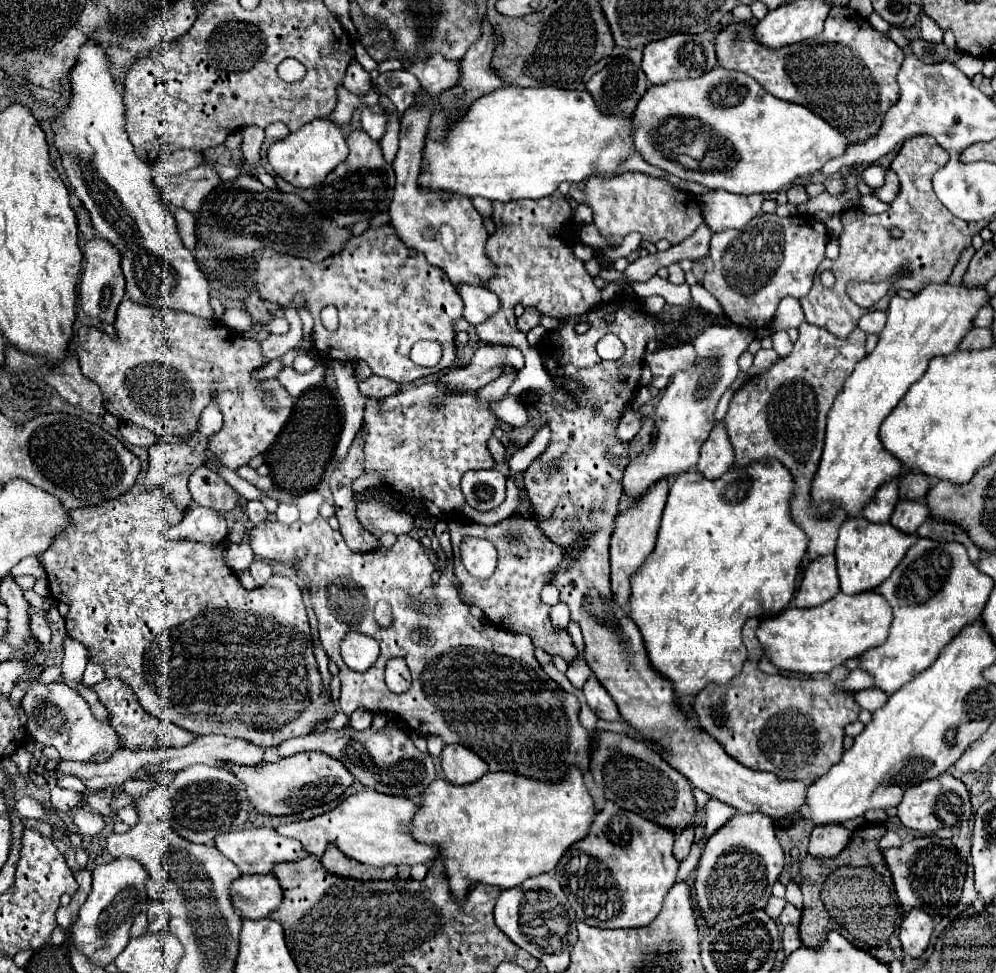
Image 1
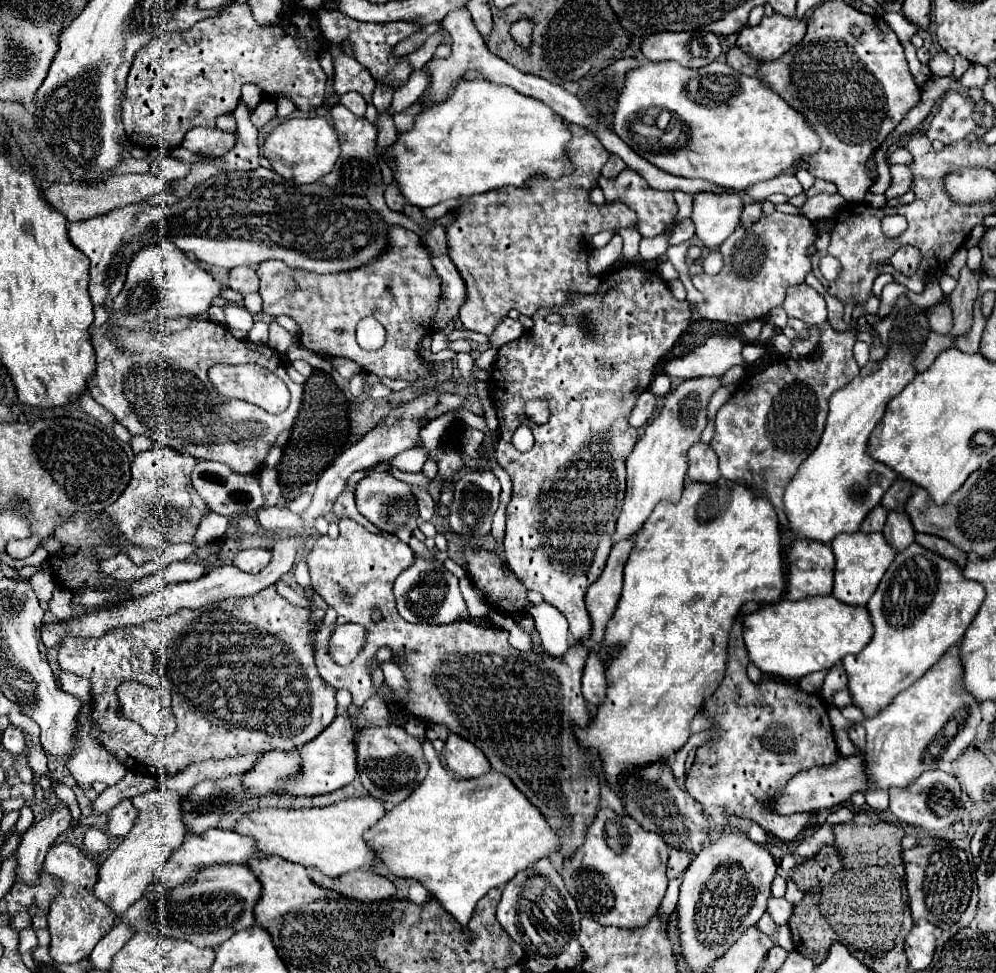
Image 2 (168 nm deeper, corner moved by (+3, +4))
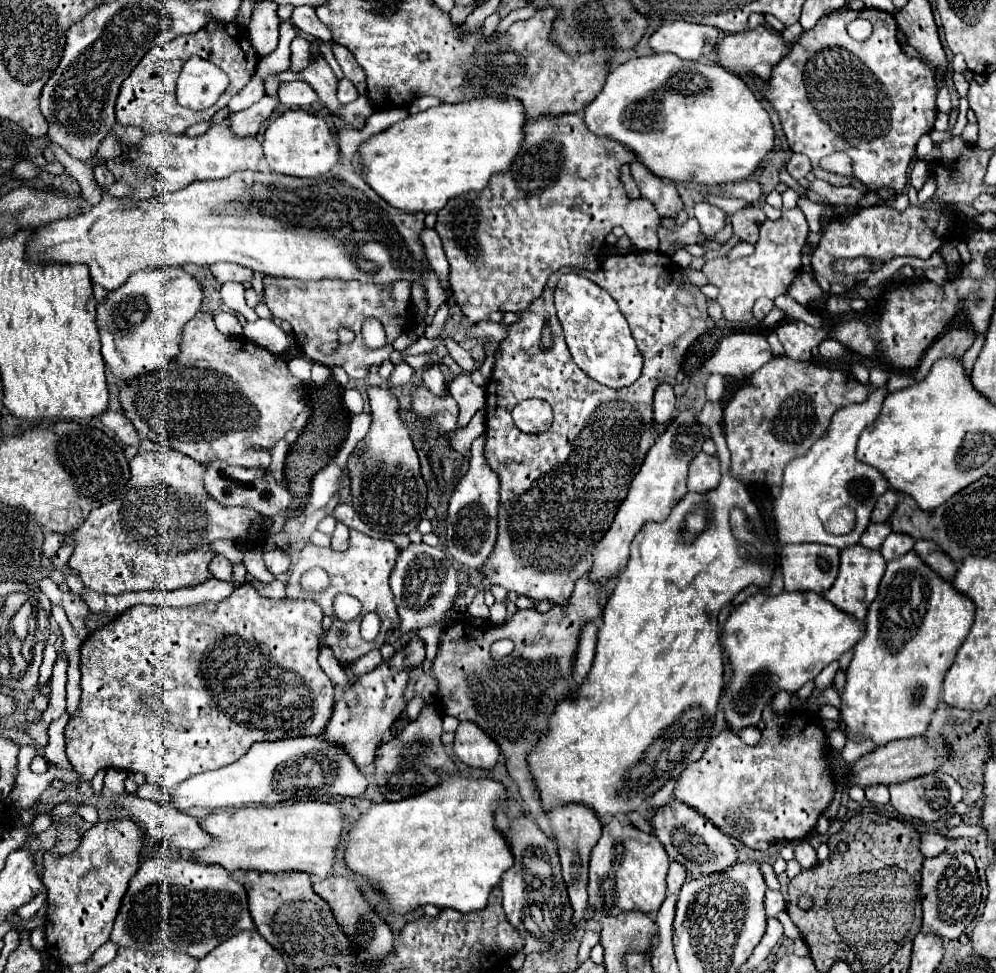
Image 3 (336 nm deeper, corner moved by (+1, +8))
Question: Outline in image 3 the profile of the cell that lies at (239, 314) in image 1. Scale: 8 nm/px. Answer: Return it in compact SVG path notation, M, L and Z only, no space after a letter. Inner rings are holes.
M257 319L255 323L247 323L245 337L255 345L263 345L263 349L271 349L271 353L281 355L289 349L289 335L273 321Z

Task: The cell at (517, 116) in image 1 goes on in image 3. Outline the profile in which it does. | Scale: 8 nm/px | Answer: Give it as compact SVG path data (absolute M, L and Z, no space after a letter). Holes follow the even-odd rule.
M483 97L457 105L441 103L437 107L429 107L427 111L409 115L407 119L363 141L363 145L359 145L359 173L391 207L407 213L437 213L449 199L469 191L481 191L493 173L509 169L521 147L523 127L525 109L517 99Z

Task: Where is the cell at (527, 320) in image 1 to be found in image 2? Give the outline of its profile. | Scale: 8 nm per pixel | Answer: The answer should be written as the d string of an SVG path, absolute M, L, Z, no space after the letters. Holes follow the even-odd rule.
M507 317L507 319L503 319L503 323L497 325L497 329L493 331L493 335L491 335L491 345L499 349L501 345L505 345L505 343L515 341L517 337L521 337L523 331L525 331L525 329L523 329L521 321Z

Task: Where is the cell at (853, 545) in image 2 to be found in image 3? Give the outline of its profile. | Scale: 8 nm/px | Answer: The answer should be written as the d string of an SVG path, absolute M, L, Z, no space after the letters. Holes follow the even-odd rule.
M861 545L847 547L841 551L839 575L837 575L833 587L827 593L823 593L823 597L827 601L831 601L837 609L853 615L859 621L865 621L867 609L873 603L873 599L877 597L877 587L879 587L883 573L885 573L885 559L881 557L879 551L871 551L871 549L865 549Z

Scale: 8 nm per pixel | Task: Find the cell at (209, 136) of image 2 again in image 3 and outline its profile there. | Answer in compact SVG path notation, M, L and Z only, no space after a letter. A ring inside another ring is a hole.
M265 95L253 107L249 107L245 111L239 111L239 113L233 113L229 117L229 123L231 123L231 127L235 129L237 135L257 135L261 123L267 117L271 117L277 107L279 107L279 99Z

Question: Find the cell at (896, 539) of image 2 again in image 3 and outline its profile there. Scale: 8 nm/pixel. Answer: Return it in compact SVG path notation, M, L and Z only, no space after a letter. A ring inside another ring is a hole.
M891 533L883 541L883 545L881 545L879 551L881 551L881 555L883 555L885 561L891 561L891 559L897 559L897 557L909 553L913 549L913 543L915 541L911 537L907 537L907 535L903 535L903 533Z

